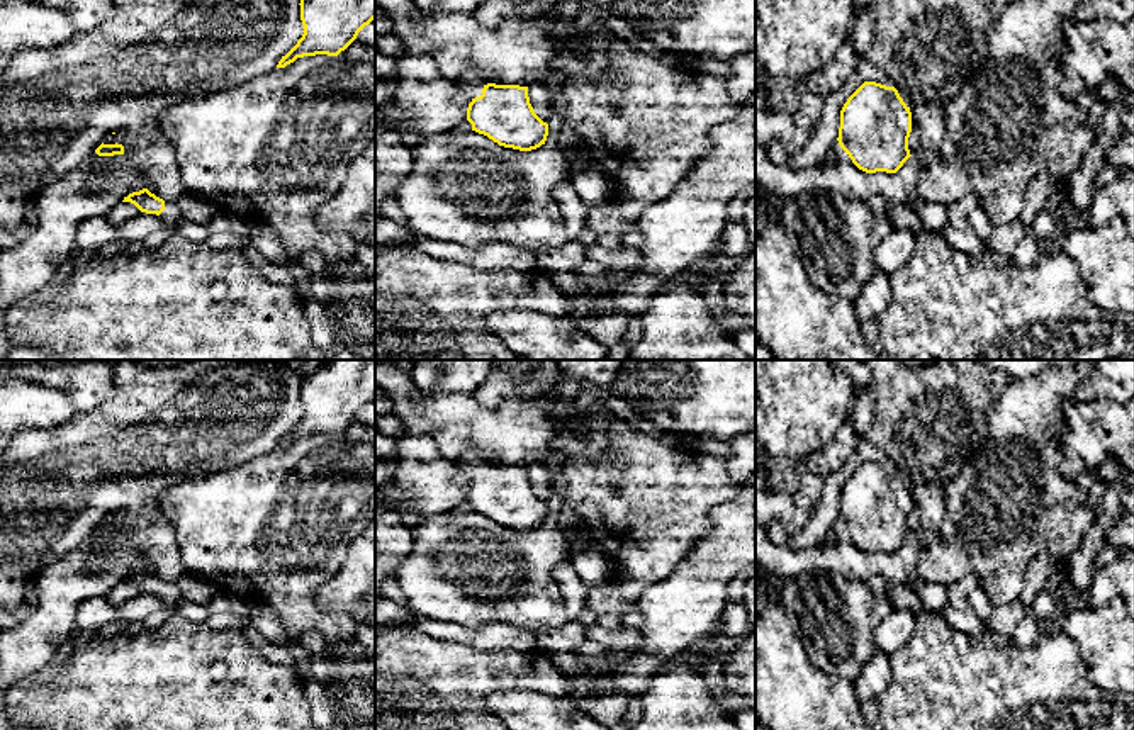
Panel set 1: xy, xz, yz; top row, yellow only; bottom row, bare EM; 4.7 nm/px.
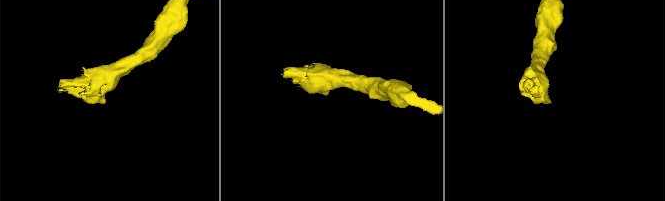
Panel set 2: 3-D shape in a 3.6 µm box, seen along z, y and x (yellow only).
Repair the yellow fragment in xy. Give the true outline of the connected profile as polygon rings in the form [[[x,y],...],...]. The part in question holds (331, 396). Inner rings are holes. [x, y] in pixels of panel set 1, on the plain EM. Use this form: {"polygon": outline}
{"polygon": [[[328,360],[299,385],[304,414],[277,448],[304,436],[338,436],[345,431],[375,399],[375,360]]]}

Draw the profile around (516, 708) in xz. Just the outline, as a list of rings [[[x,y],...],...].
[[[501,689],[486,696],[486,708],[508,730],[608,730],[570,699],[531,689]]]

